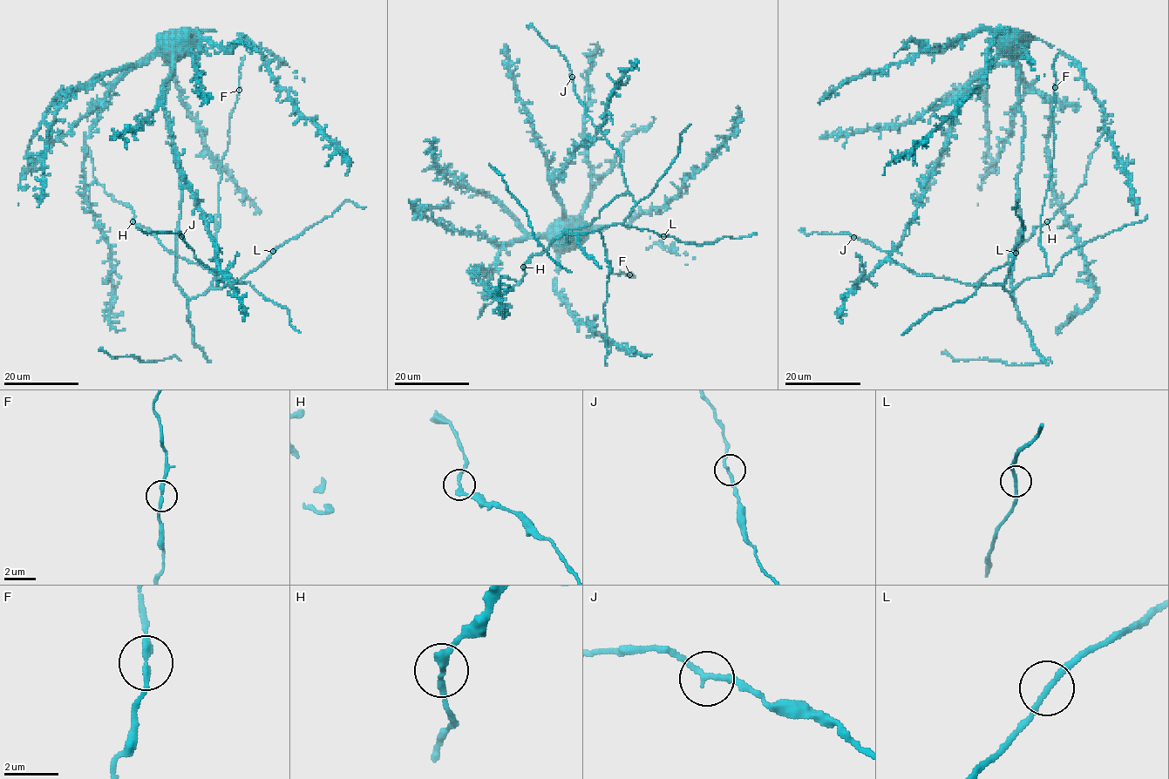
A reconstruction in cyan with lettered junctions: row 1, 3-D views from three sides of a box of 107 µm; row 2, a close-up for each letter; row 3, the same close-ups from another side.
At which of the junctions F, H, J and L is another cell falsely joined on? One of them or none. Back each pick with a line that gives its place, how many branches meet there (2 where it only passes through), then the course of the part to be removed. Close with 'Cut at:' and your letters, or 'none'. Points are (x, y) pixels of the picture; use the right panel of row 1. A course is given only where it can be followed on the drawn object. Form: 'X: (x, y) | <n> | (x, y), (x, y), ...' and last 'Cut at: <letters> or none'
Cut at: none

